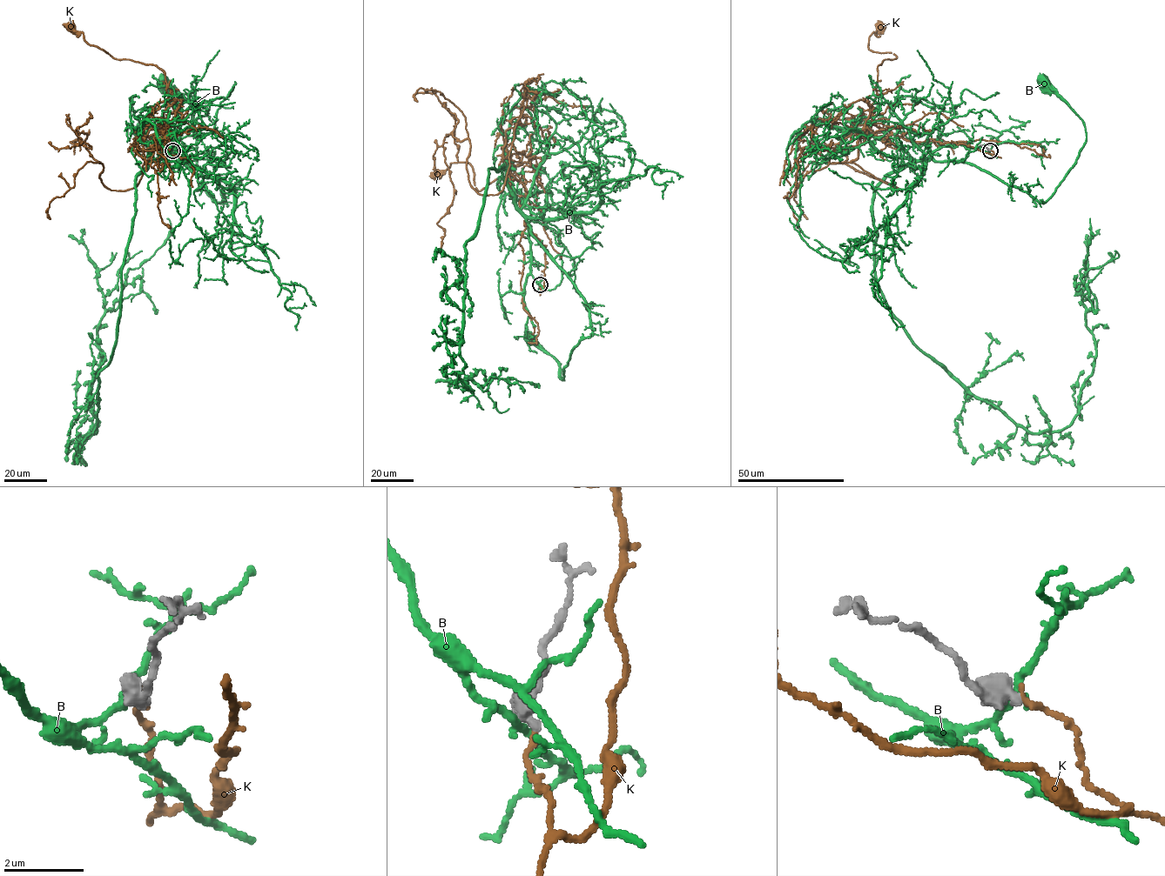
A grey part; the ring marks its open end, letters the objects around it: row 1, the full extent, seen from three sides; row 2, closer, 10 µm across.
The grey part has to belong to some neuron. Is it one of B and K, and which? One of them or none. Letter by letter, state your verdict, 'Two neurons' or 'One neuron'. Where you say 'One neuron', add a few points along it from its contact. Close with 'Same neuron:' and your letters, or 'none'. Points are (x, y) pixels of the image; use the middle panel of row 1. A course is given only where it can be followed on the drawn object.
B: Two neurons
K: Two neurons
Same neuron: none

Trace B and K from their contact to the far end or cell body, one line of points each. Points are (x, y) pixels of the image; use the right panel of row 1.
B: (990, 150), (952, 144), (931, 156), (970, 163), (1040, 203), (1054, 190), (1087, 132), (1042, 83)
K: (991, 150), (906, 141), (872, 123), (864, 99), (874, 101), (878, 64), (896, 57), (869, 49), (878, 26)

